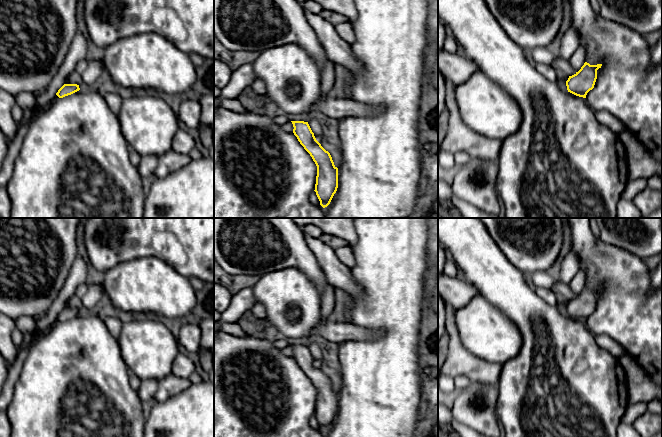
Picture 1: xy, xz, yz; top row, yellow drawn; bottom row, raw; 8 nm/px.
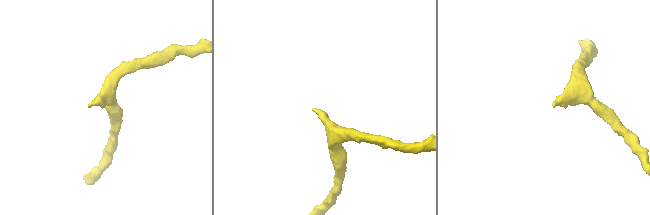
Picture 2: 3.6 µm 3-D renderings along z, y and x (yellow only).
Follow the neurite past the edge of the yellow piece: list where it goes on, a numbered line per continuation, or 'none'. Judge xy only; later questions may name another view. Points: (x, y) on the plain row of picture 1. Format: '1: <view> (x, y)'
none

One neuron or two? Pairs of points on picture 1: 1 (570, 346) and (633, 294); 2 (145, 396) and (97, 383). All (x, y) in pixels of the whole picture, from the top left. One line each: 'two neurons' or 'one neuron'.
1: two neurons
2: two neurons

